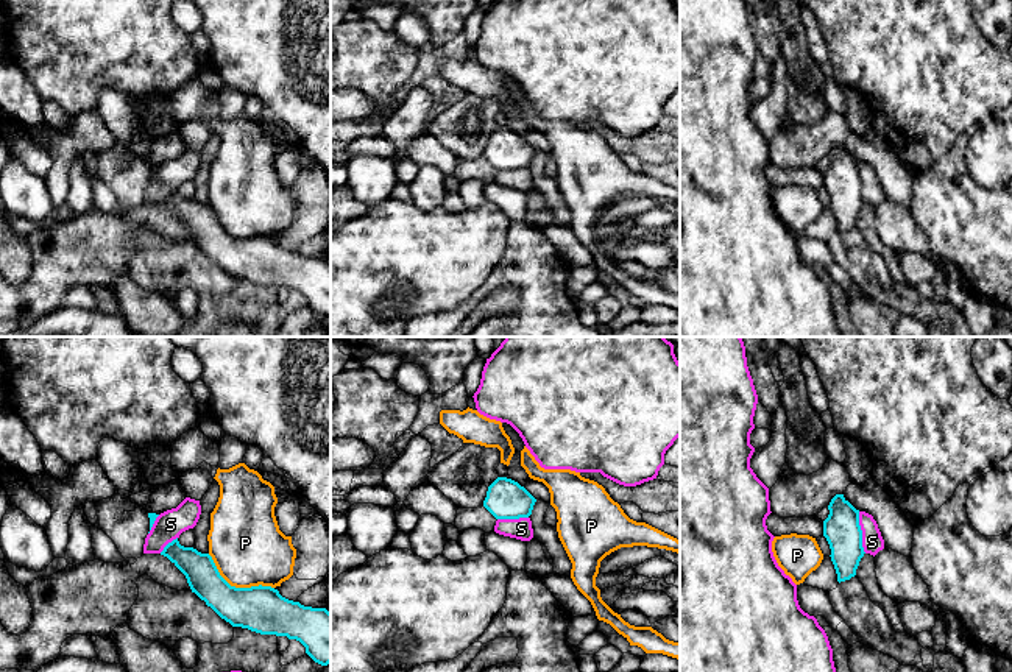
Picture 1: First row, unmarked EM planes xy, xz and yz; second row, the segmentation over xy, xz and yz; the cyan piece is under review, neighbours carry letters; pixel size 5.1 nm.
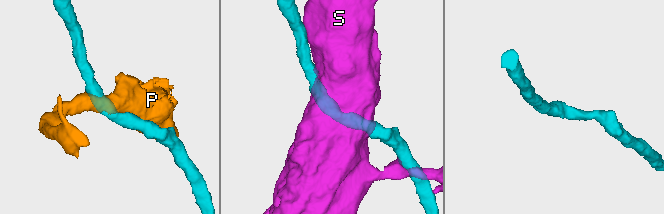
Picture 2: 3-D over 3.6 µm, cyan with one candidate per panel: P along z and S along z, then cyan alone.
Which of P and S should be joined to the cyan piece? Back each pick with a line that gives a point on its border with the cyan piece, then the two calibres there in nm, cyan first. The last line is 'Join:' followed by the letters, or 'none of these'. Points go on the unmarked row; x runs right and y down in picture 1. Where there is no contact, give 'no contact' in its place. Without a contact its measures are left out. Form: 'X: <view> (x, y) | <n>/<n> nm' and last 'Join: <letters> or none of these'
Join: none of these

